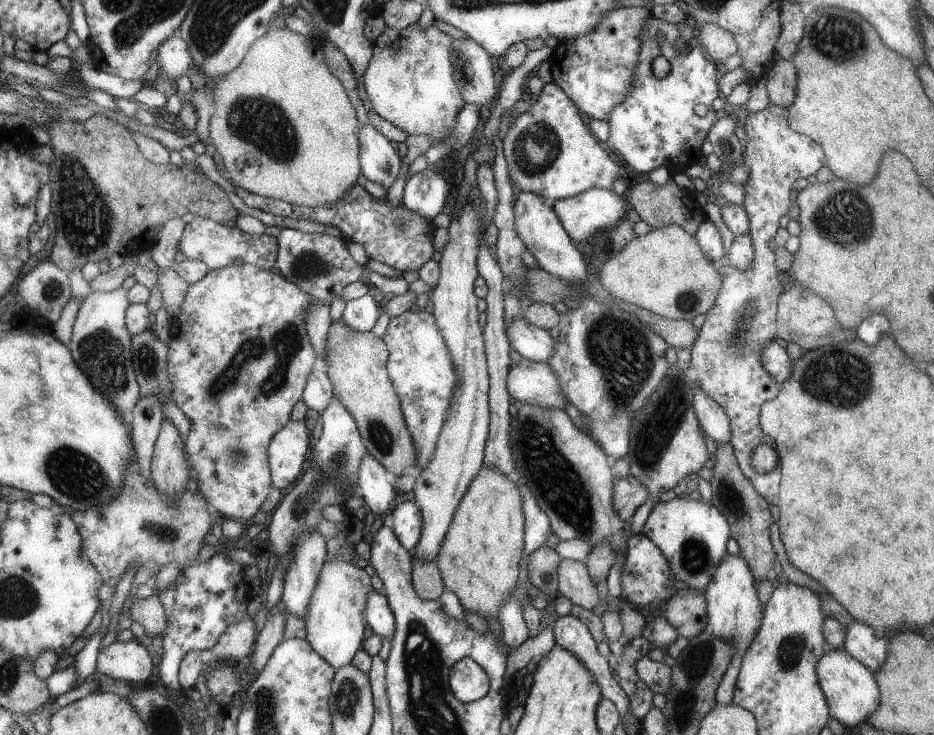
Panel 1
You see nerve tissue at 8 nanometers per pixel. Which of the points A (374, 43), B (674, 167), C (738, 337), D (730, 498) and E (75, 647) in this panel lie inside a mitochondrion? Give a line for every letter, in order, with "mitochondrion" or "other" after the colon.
A: other
B: other
C: mitochondrion
D: mitochondrion
E: other

